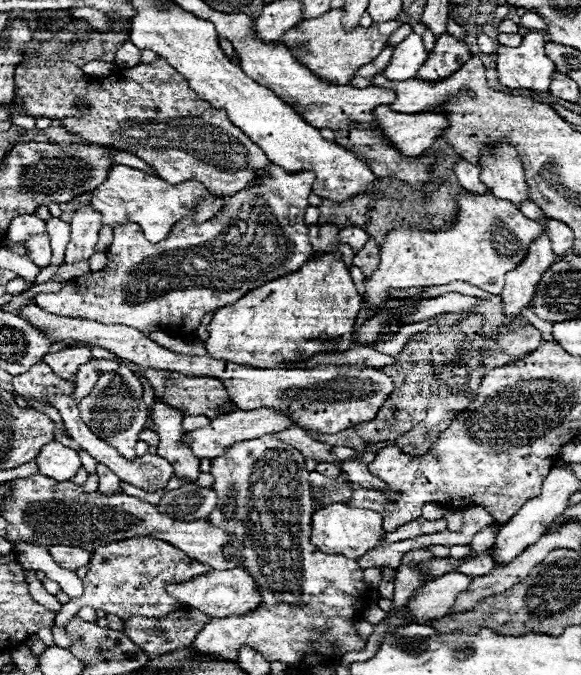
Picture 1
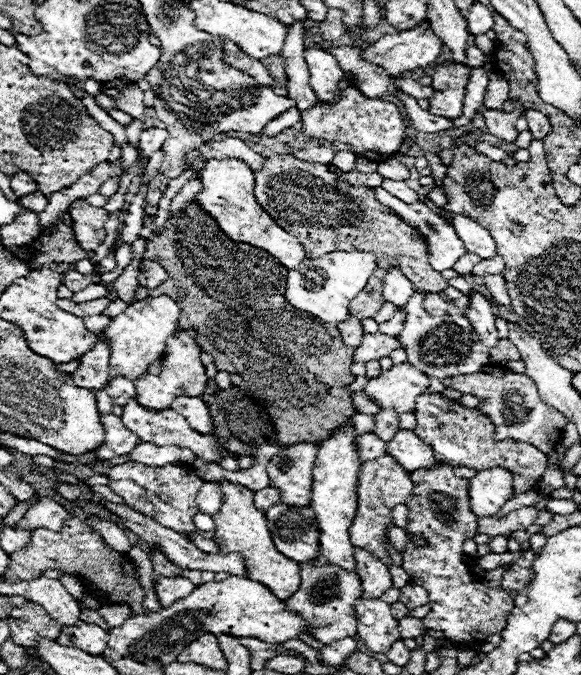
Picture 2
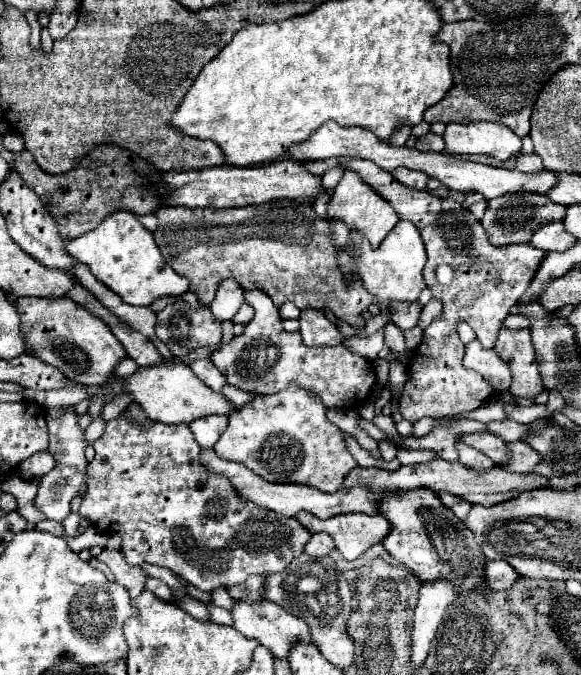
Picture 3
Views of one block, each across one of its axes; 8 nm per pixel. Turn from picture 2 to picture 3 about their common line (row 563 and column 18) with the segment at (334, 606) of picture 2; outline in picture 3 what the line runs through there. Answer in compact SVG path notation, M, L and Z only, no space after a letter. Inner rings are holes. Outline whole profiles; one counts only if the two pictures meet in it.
M68 296L60 298L20 298L16 310L22 320L24 344L34 356L58 368L68 380L102 386L114 376L114 368L126 358L126 350L116 340L112 330L96 316L74 306Z

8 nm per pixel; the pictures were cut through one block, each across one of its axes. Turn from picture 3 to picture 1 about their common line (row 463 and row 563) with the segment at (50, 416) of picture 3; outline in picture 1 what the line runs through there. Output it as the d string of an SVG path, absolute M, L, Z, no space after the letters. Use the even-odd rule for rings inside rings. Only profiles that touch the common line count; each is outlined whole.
M50 546L48 552L54 562L66 570L78 570L90 562L90 552L76 546Z

